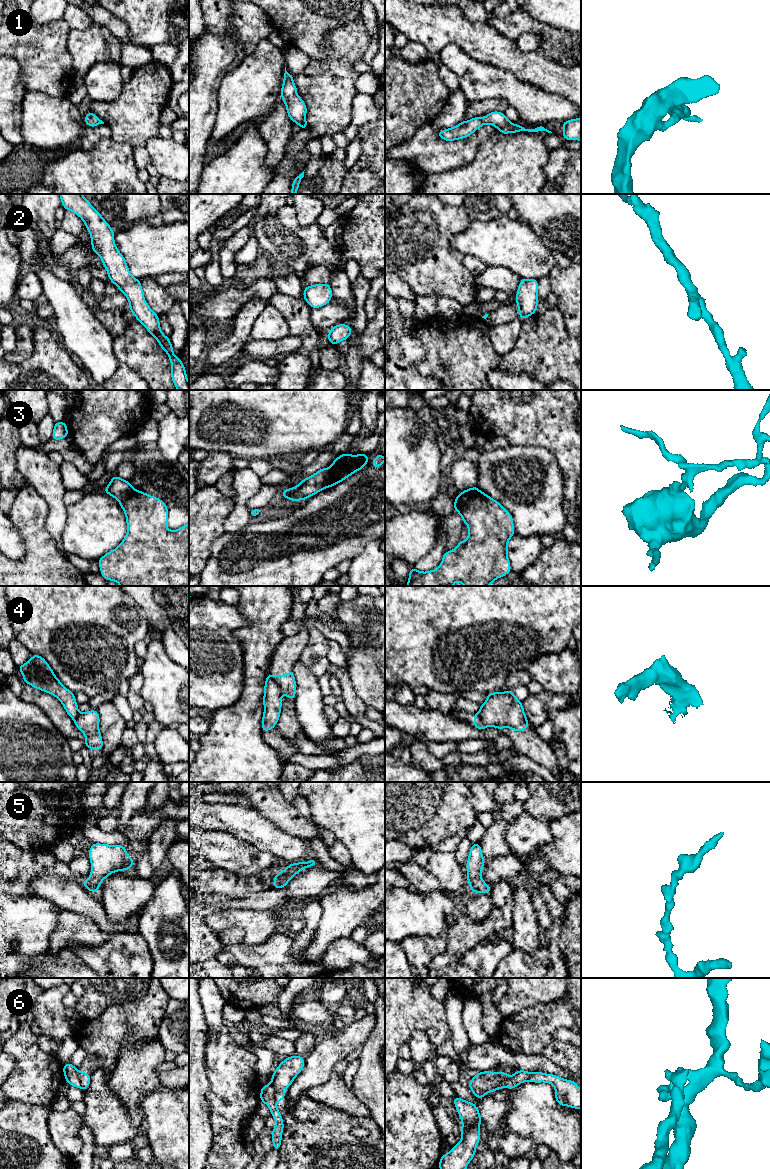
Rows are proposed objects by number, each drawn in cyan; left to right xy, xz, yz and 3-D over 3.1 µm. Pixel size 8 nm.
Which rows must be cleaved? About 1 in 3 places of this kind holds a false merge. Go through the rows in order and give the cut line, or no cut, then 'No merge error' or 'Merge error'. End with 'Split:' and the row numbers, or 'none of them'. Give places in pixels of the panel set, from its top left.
1: No split. No merge error
2: No split. No merge error
3: Split along xz (328, 468), (330, 472), (329, 486). Merge error
4: Split along xz (269, 675), (281, 690). Merge error
5: No split. No merge error
6: Split along xz (271, 1082), (275, 1090), (276, 1100). Merge error
Split: 3, 4, 6

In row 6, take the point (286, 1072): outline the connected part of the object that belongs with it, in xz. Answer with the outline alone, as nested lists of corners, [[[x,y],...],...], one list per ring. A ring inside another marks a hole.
[[[298,1055],[290,1056],[279,1064],[271,1078],[271,1083],[276,1090],[276,1101],[285,1099],[284,1090],[292,1084],[304,1065],[304,1057]]]

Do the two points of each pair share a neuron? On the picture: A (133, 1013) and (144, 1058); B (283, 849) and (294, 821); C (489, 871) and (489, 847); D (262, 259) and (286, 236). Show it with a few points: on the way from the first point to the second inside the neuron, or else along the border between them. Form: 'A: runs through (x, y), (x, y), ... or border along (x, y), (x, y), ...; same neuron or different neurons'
A: border along (146, 1038), (141, 1039), (132, 1029), (120, 1052); different neurons
B: border along (269, 820), (286, 832), (306, 841); different neurons
C: border along (510, 850), (485, 863); different neurons
D: border along (260, 251), (274, 261); different neurons

